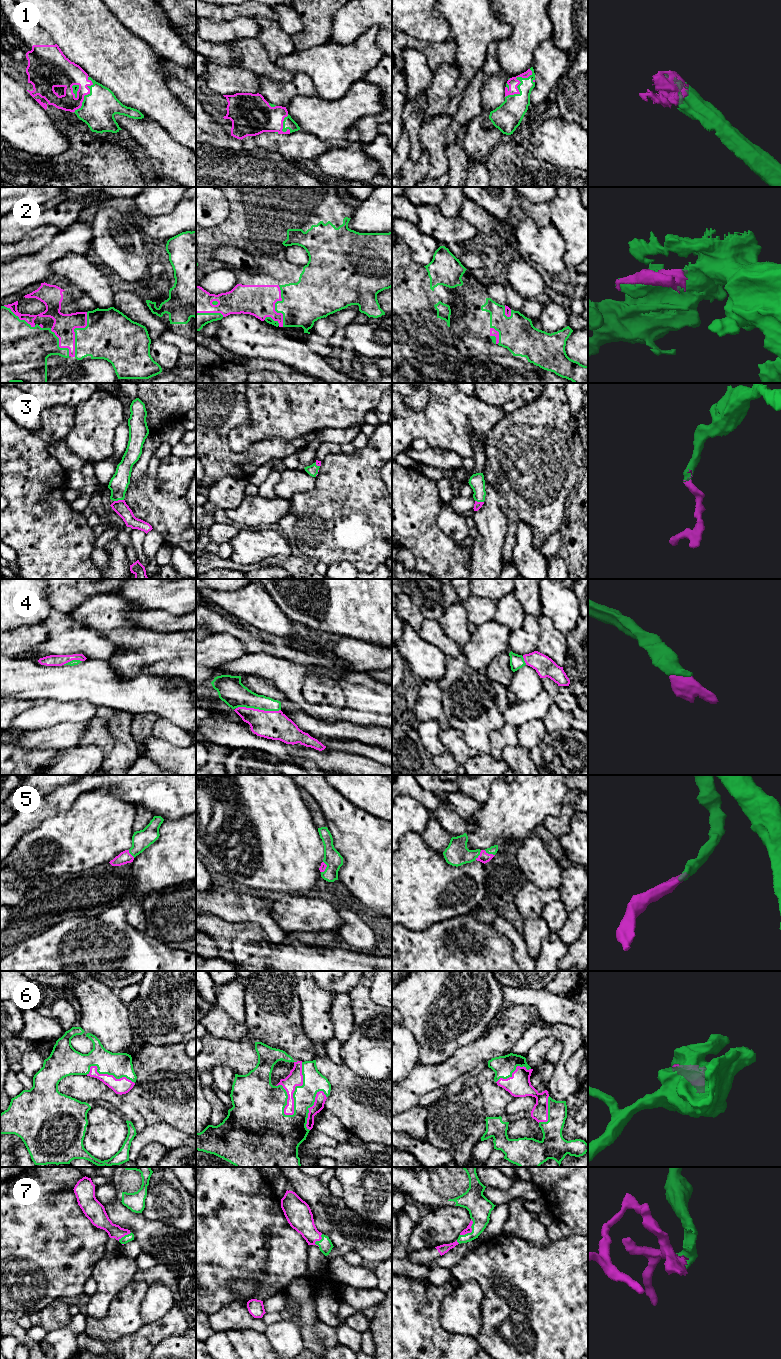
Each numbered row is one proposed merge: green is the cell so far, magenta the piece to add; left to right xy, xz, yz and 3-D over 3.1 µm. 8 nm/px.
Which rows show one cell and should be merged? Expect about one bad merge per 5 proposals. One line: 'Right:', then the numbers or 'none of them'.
Right: 1, 2, 3, 4, 5, 6, 7

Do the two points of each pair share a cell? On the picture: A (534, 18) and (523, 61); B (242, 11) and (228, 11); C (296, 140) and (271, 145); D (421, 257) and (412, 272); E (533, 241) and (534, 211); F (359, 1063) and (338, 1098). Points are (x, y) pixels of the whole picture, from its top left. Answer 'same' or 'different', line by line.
A: same
B: same
C: same
D: different
E: different
F: different

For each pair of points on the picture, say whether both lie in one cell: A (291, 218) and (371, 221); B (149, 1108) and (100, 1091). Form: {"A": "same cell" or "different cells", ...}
{"A": "different cells", "B": "same cell"}

